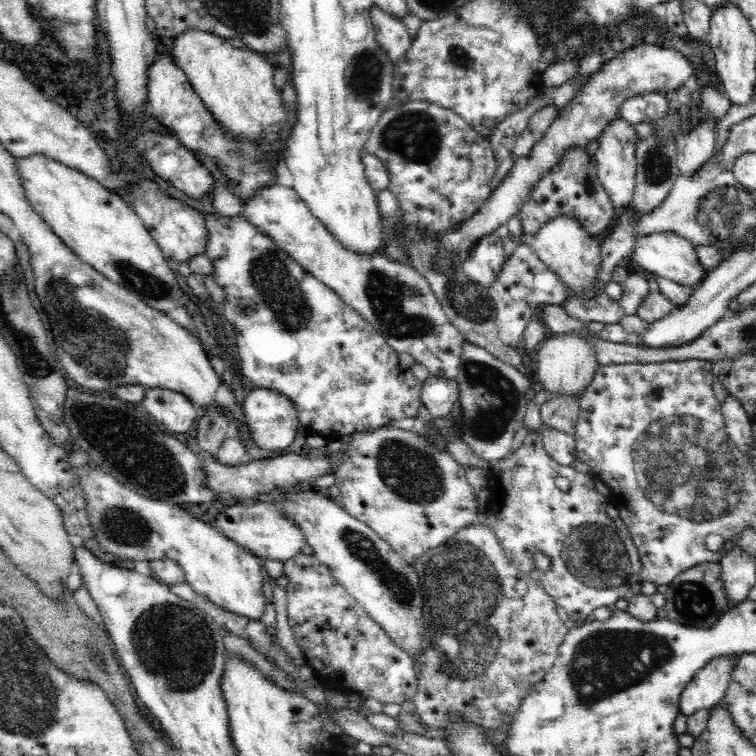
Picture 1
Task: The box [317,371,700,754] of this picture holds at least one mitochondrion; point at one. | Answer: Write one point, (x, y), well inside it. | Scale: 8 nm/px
(462, 589)

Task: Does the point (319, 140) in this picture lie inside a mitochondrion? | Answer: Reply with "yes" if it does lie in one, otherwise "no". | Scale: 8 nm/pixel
no

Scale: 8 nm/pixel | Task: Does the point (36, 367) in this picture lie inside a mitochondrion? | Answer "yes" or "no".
yes

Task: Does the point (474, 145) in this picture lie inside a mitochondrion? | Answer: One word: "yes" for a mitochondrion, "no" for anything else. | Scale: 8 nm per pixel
no

